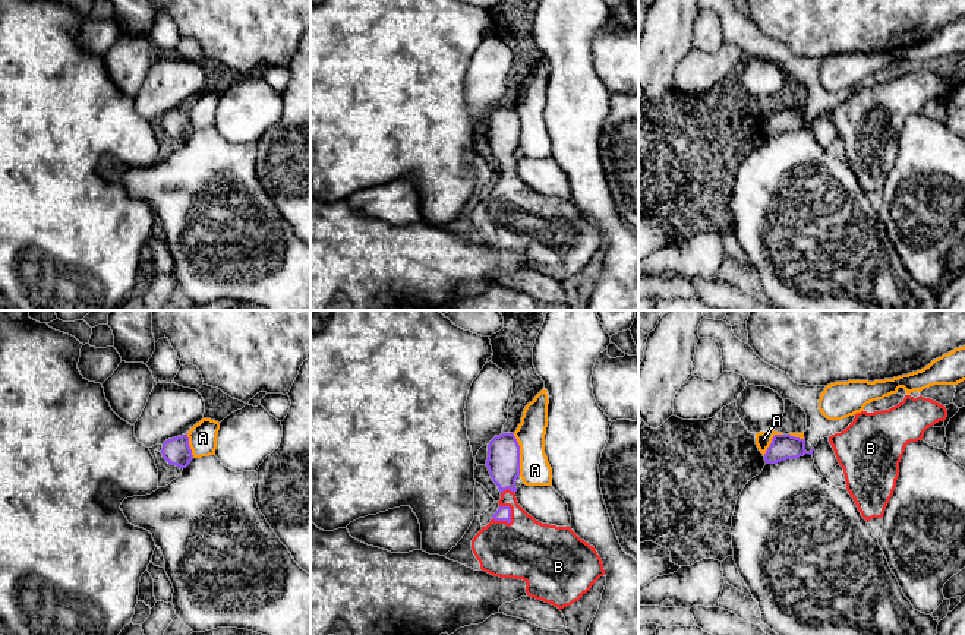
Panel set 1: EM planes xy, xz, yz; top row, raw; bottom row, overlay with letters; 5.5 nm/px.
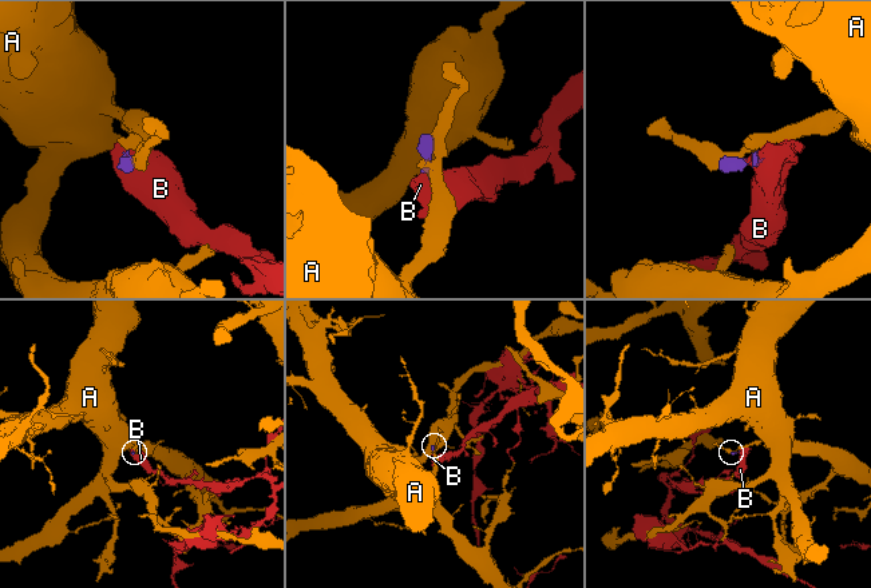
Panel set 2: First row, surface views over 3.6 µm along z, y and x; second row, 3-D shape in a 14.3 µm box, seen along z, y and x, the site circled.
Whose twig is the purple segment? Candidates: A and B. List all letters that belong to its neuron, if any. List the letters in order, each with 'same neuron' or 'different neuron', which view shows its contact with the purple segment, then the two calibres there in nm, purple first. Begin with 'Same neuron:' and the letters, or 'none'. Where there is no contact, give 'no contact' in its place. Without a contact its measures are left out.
Same neuron: B
A: different neuron; meets purple in xz; 180 nm thick on the purple side, 170 nm on the other
B: same neuron; meets purple in xz; 80 nm thick on the purple side, 340 nm on the other

